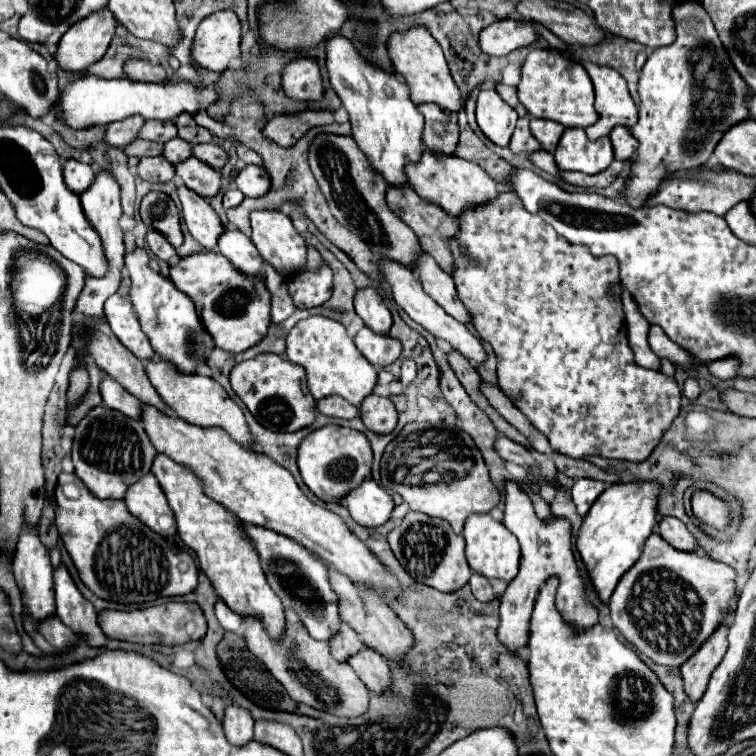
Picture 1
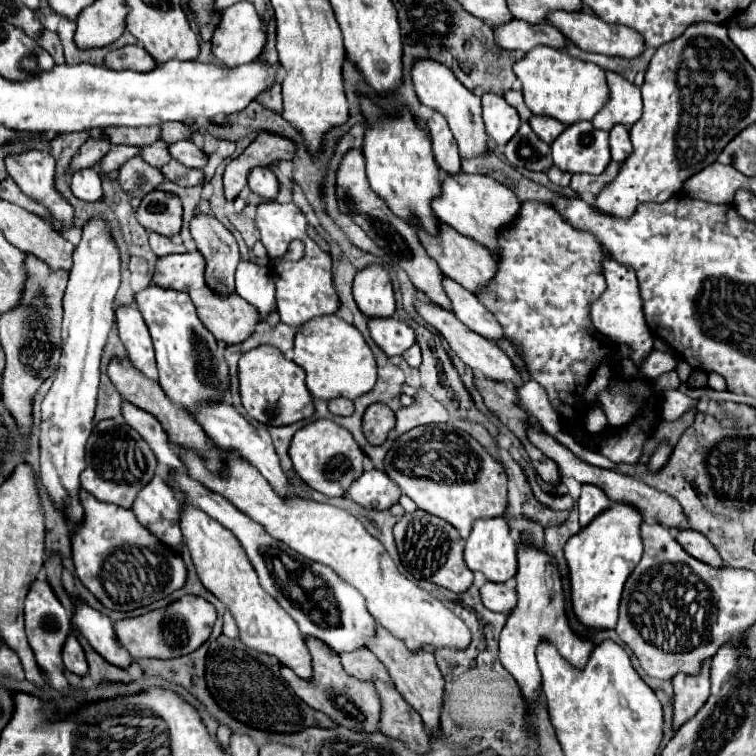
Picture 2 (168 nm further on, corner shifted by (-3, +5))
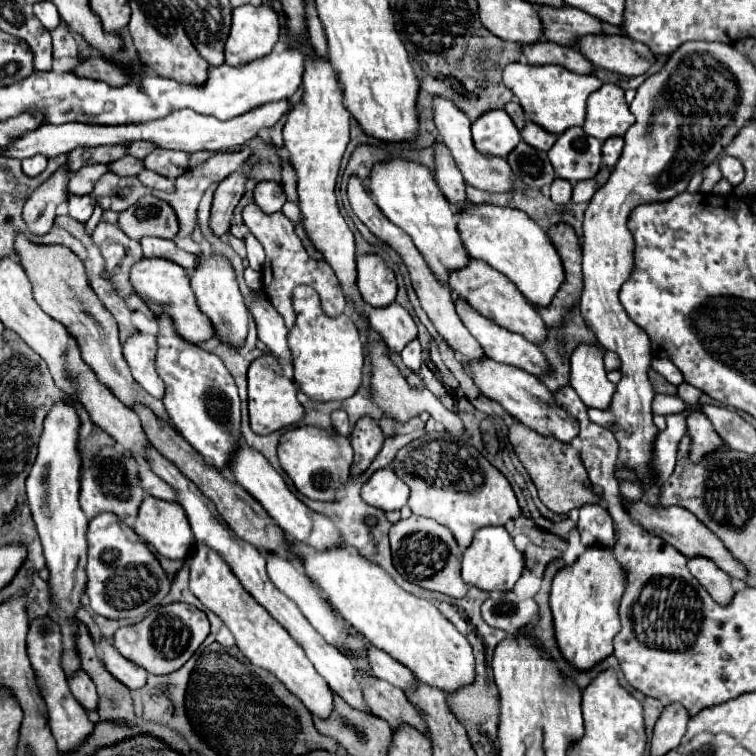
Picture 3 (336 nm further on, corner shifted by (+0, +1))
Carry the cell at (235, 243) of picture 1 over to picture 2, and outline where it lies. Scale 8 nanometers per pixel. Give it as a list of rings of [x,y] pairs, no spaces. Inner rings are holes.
[[[241,261],[235,275],[235,287],[237,295],[253,305],[263,321],[277,309],[275,285],[267,267],[259,267],[251,261]]]

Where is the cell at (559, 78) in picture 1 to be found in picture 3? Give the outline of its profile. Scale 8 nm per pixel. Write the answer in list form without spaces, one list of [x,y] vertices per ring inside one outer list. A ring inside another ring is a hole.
[[[510,63],[504,67],[504,85],[518,97],[526,117],[550,133],[564,133],[570,127],[582,125],[586,119],[586,99],[602,81],[596,75],[580,75],[558,65],[528,65]]]

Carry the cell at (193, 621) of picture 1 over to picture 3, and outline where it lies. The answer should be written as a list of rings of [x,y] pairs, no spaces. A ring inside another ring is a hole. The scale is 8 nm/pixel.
[[[170,603],[170,607],[160,607],[158,617],[148,615],[136,625],[120,627],[114,633],[114,647],[132,663],[144,667],[152,675],[166,675],[180,669],[204,643],[210,633],[210,621],[204,611],[188,603]]]

